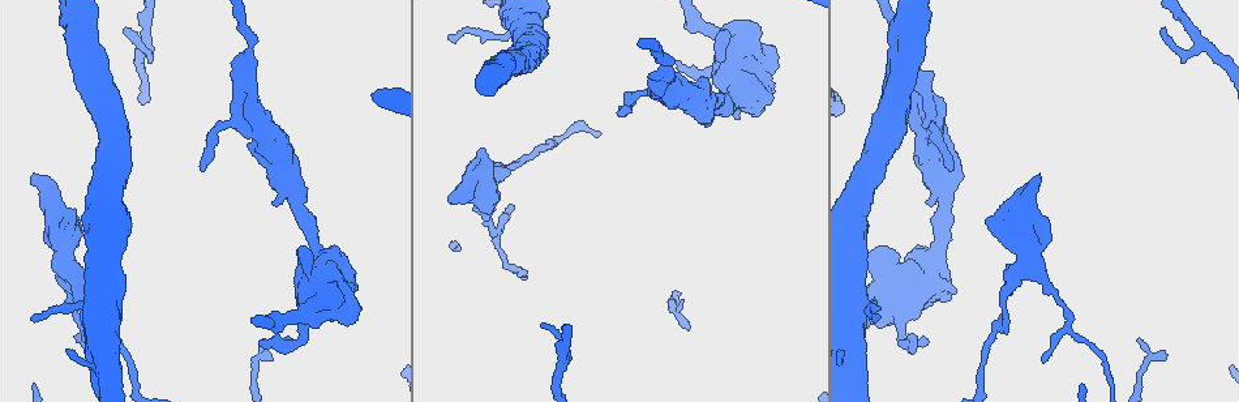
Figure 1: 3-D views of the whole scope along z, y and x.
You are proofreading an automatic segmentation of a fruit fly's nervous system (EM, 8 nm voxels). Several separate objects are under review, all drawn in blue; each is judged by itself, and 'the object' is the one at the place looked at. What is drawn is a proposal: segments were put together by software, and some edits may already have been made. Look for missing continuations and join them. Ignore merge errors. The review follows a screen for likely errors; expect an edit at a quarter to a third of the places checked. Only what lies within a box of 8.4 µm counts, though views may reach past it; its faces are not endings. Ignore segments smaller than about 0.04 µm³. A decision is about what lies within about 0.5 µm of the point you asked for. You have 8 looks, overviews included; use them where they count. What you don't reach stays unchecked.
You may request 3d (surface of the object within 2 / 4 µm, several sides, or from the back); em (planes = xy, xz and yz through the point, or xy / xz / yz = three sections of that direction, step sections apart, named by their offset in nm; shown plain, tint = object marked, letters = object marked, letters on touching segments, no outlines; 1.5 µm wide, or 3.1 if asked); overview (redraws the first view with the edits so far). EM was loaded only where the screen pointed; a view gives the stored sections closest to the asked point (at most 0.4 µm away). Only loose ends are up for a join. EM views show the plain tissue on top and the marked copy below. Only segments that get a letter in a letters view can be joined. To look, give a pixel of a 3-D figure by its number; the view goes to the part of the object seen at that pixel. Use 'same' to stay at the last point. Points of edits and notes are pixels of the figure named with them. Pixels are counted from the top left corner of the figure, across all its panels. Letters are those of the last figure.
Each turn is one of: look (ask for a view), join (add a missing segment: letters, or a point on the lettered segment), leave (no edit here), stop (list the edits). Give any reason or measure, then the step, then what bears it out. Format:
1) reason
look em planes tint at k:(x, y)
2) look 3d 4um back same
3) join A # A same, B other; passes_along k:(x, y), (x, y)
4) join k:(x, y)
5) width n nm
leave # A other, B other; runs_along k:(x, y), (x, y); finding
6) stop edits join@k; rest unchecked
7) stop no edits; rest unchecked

an open end
look em planes tint at 1:(258, 342)

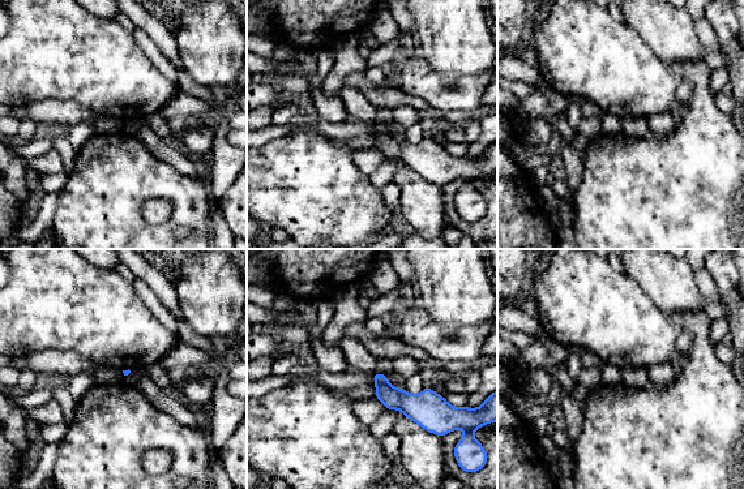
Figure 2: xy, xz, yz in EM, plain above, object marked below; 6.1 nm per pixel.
see the neighbours
look em planes letters same

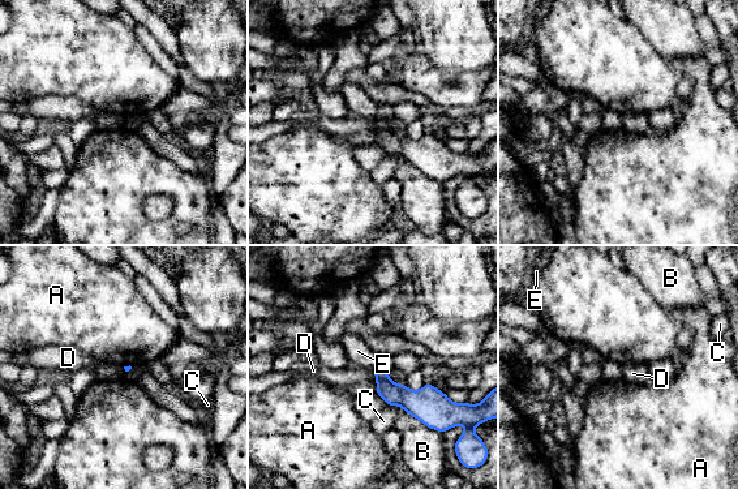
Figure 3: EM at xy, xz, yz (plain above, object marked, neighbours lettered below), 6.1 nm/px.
leave # A other, B other, C other, D other, E other; border 3:(373, 369), (377, 391); none of them fits

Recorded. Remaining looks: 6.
an open end
look 3d 2um at 1:(617, 113)

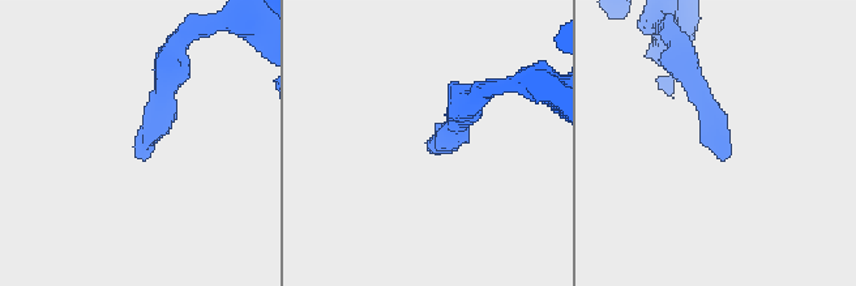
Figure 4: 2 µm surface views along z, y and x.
now the EM
look em yz step 4 tint at 4:(138, 156)

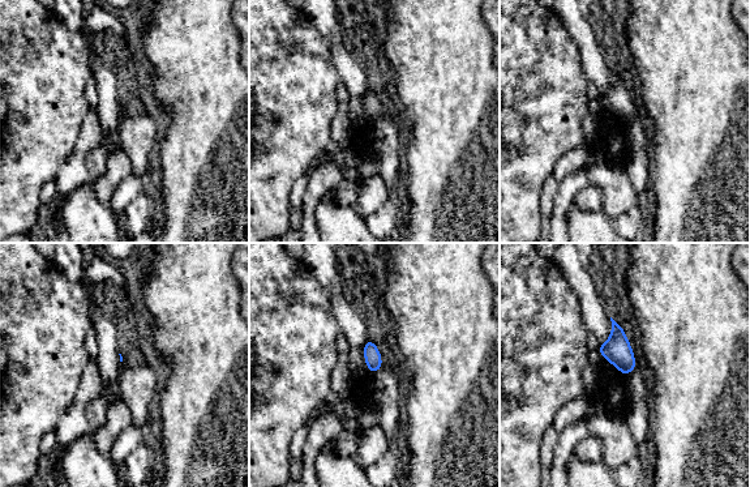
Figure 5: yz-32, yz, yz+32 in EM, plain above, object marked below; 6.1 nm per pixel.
another direction
look em planes letters same

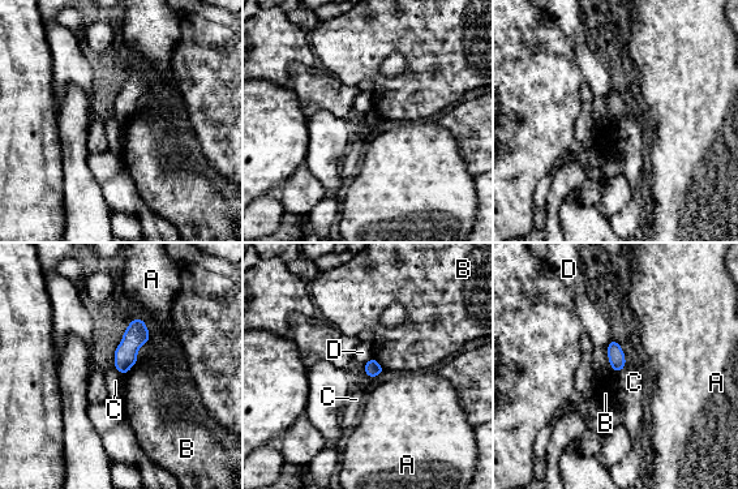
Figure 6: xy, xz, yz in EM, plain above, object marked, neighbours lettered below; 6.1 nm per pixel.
width 100 nm
leave # A other, B other, C other, D other; border 6:(625, 365), (613, 372); no lettered segment goes on from it

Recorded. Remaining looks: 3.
stops while still wide
look em planes letters at 1:(34, 176)

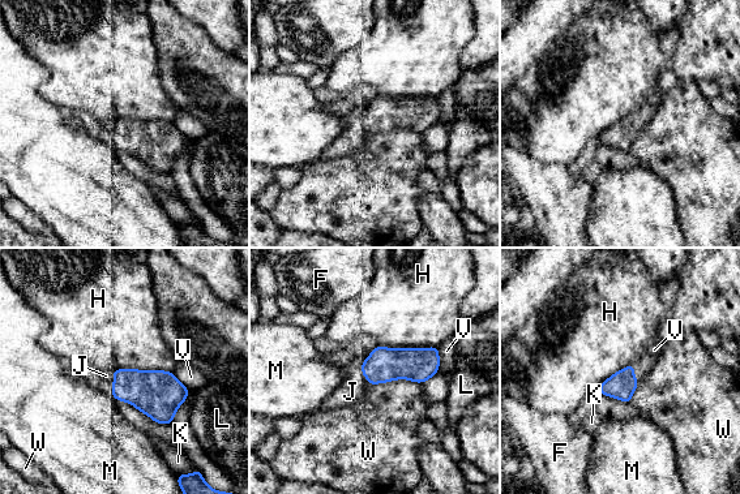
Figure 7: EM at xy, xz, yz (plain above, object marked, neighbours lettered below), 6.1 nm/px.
join J # F other, H other, J same, K other, L other, M other, V other, W other; it goes on there

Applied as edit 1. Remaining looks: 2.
stop edits join@7; rest unchecked

